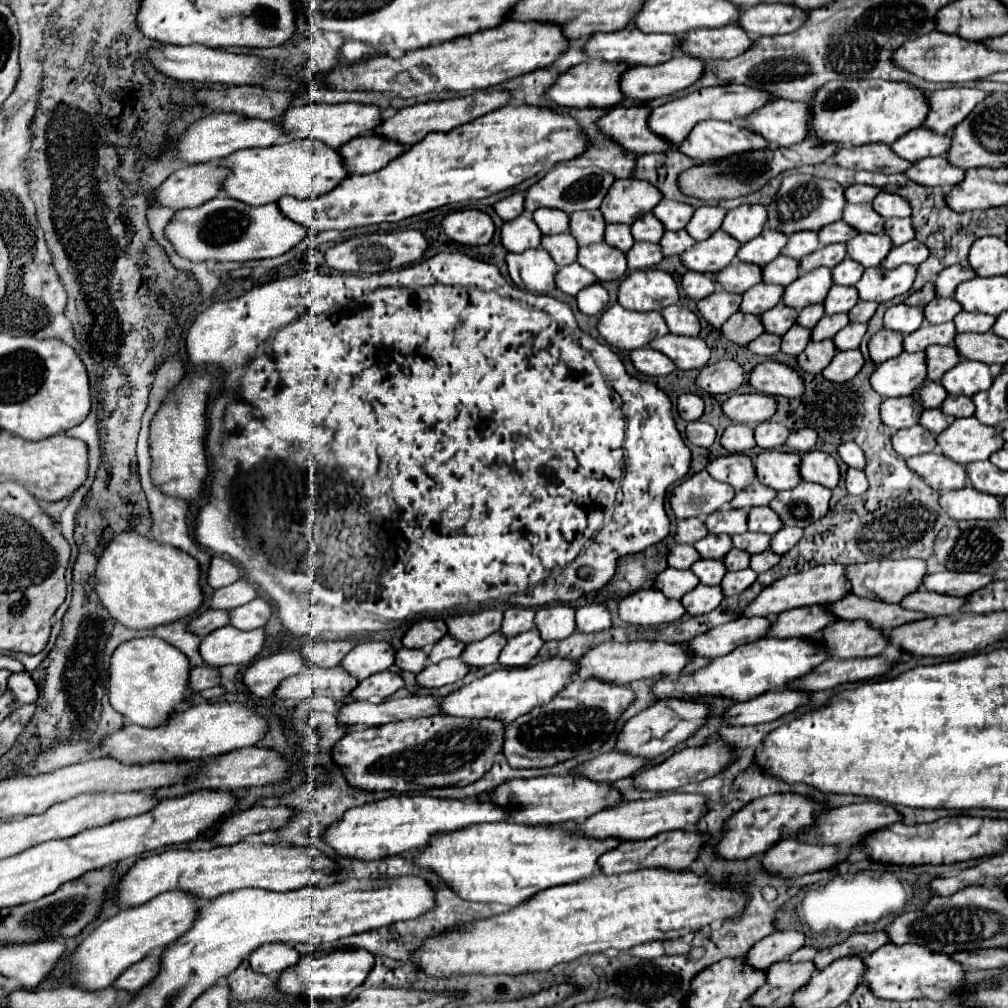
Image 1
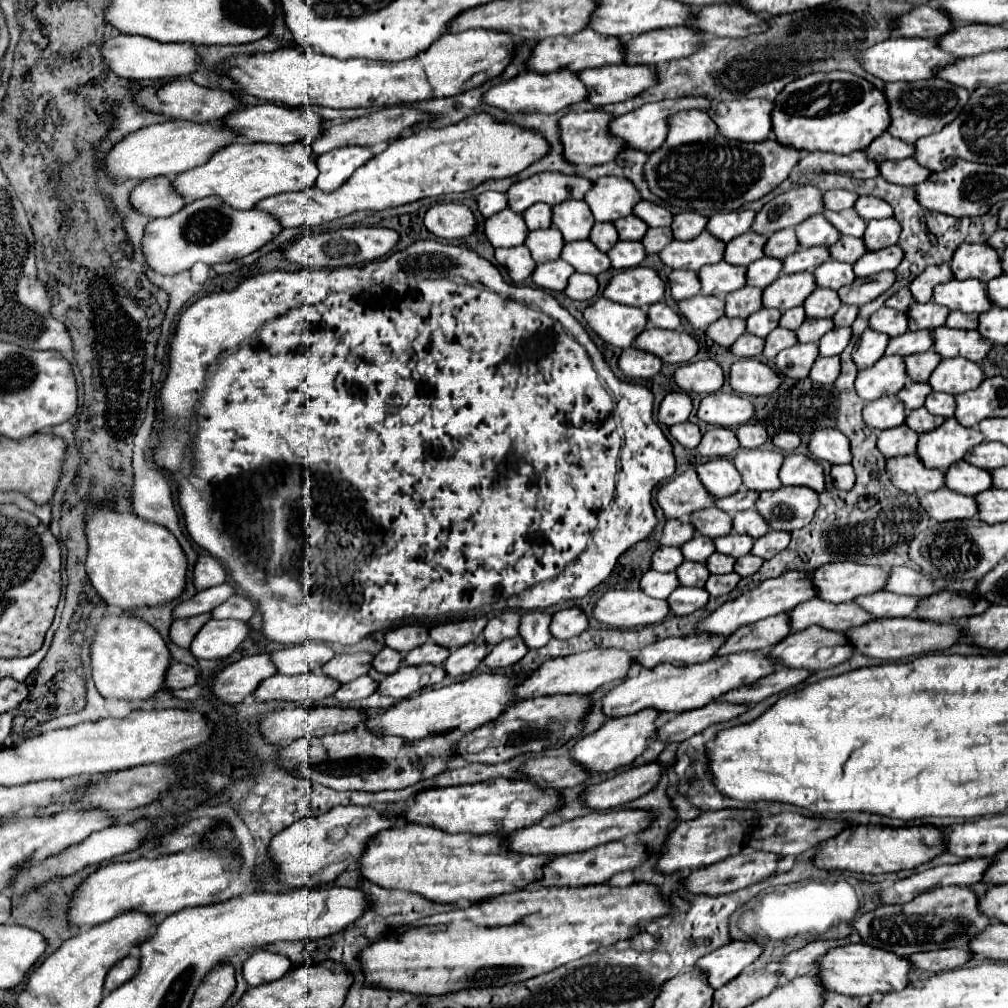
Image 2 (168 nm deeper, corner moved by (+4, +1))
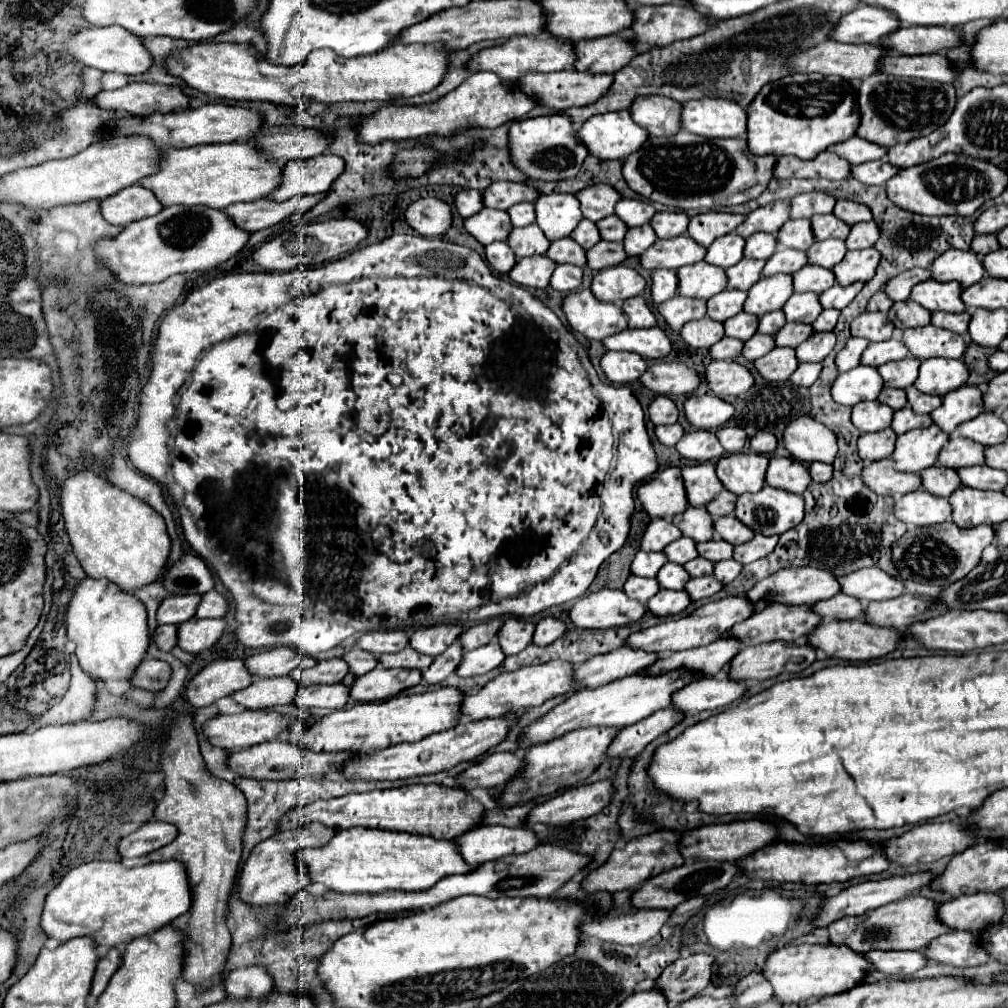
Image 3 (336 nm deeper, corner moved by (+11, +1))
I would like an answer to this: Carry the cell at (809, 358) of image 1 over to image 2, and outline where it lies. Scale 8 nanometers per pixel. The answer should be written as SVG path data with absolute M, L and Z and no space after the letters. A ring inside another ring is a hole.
M797 343L777 355L775 363L779 361L779 371L793 379L805 379L811 373L813 363L819 357L819 347L815 343Z

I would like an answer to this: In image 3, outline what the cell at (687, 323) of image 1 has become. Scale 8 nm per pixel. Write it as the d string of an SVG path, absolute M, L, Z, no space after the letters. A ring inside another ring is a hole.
M640 295L626 299L622 305L622 311L628 317L628 327L654 327L656 325L654 313L648 309L646 301Z

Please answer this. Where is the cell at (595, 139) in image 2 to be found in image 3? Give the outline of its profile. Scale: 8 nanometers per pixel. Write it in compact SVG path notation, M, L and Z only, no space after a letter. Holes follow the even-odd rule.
M544 115L534 119L520 119L510 125L508 131L510 161L526 177L538 181L564 181L576 177L586 159L586 147L578 141L572 121L566 115Z

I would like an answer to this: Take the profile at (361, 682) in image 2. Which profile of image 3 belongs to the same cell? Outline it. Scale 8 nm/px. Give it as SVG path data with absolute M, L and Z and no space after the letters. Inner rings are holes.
M310 685L298 691L296 705L304 711L308 709L344 709L348 703L346 685Z

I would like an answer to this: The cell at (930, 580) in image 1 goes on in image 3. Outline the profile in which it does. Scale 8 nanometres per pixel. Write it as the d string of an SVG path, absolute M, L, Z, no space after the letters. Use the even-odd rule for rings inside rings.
M858 569L854 573L848 573L844 577L838 577L840 591L846 595L856 597L862 603L870 601L884 601L884 599L894 599L904 593L902 581L890 577L882 569Z

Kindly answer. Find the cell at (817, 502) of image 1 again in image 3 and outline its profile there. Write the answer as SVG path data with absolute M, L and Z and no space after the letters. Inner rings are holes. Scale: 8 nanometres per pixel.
M762 487L758 493L744 493L736 499L734 517L760 535L780 535L804 517L804 499L774 487Z

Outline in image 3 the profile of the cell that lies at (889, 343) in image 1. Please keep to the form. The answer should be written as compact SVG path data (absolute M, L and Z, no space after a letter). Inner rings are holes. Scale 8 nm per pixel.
M852 337L848 339L846 347L836 355L834 363L836 363L836 369L838 371L848 371L848 369L854 369L860 361L860 355L862 351L868 347L868 341L862 341L858 337Z

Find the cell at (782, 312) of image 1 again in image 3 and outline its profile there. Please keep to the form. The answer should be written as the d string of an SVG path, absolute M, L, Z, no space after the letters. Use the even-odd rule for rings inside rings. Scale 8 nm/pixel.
M740 311L738 315L724 321L724 335L740 341L748 341L756 333L756 327L758 327L758 317Z

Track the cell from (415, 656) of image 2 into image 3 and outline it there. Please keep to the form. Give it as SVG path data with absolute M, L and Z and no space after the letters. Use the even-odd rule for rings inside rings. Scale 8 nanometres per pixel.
M406 647L394 655L380 655L378 657L378 663L382 667L402 667L402 669L418 669L418 671L424 671L430 667L432 663L432 657L426 657L426 655L420 655L420 653L414 653L414 649Z

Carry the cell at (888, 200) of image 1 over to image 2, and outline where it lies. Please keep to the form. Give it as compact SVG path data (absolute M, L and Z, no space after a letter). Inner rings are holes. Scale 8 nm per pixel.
M873 195L859 197L855 209L857 209L857 213L859 213L865 221L883 219L883 217L893 217L893 207L891 207L887 201L879 199L879 197L873 197Z

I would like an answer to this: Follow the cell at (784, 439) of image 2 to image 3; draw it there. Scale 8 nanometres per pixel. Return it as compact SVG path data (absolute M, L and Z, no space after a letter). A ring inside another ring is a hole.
M756 433L750 439L750 447L754 453L772 453L776 449L776 437L772 433Z

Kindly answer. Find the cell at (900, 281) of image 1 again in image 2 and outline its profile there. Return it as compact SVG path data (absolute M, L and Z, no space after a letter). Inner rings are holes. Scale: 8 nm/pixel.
M881 271L871 277L857 277L853 283L841 287L837 293L845 305L865 305L879 295L883 295L893 283L897 281L897 275L893 271Z

